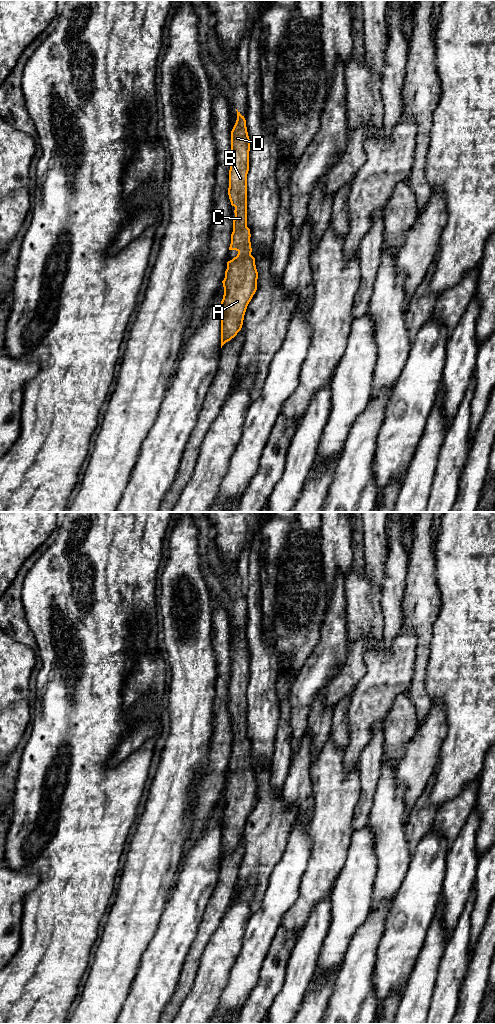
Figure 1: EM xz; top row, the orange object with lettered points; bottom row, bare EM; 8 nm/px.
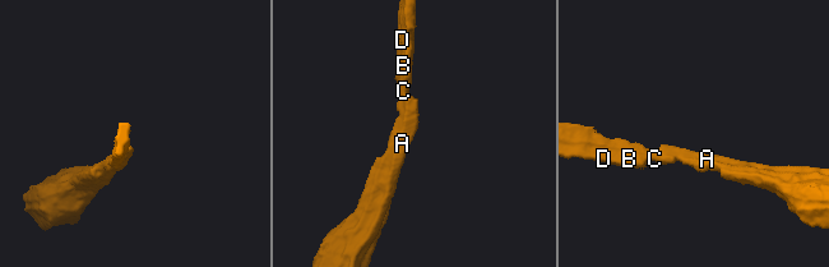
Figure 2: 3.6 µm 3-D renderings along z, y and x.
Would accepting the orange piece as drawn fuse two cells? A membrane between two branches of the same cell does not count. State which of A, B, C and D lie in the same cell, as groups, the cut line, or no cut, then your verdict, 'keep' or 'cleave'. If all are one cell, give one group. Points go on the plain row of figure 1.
A B C D | no cut | keep

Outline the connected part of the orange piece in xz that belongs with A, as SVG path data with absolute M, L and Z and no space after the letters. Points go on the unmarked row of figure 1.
M237 621L236 623L237 632L231 643L231 674L228 707L231 717L235 719L235 730L233 732L233 744L231 746L229 762L236 762L238 766L227 774L225 790L222 793L224 807L221 813L221 860L241 842L247 818L257 802L258 791L255 770L251 767L250 741L247 739L247 686L249 683L250 651L245 630Z

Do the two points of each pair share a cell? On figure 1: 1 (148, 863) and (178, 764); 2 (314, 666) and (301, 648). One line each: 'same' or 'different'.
1: same
2: different

